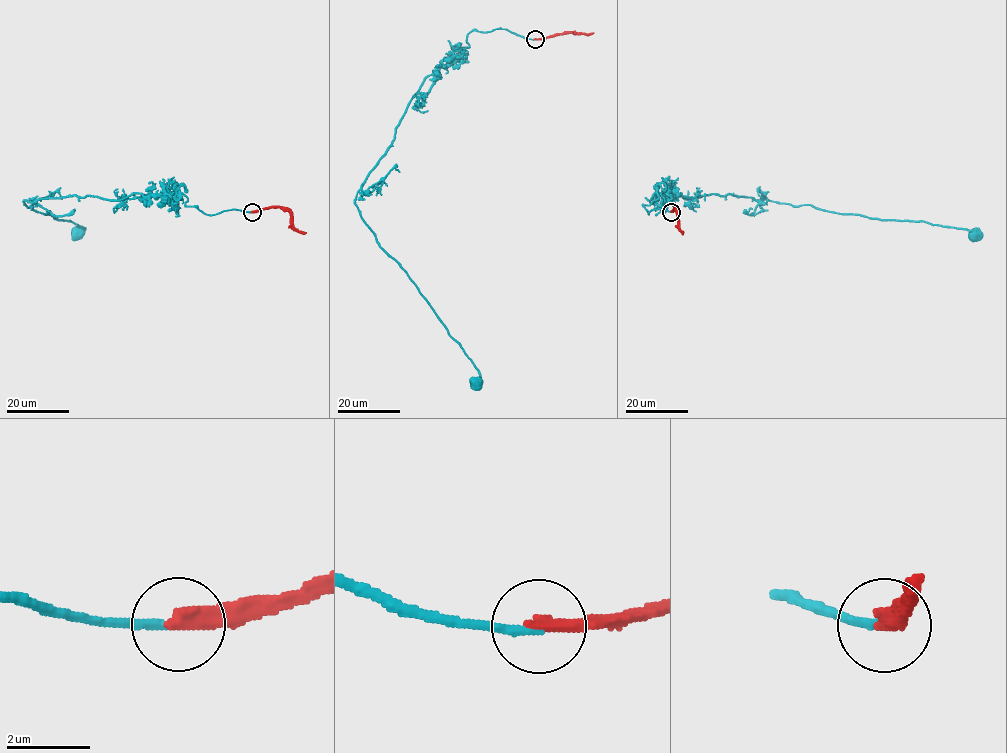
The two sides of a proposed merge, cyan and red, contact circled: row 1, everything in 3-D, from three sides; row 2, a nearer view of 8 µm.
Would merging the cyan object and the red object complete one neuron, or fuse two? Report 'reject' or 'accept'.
reject

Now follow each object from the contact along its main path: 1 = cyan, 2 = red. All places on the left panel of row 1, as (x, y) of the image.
1: (251, 212), (204, 214), (185, 206), (187, 198), (181, 193), (23, 201), (42, 213), (84, 227), (77, 232)
2: (252, 212), (284, 208), (290, 214), (291, 224), (306, 233)

